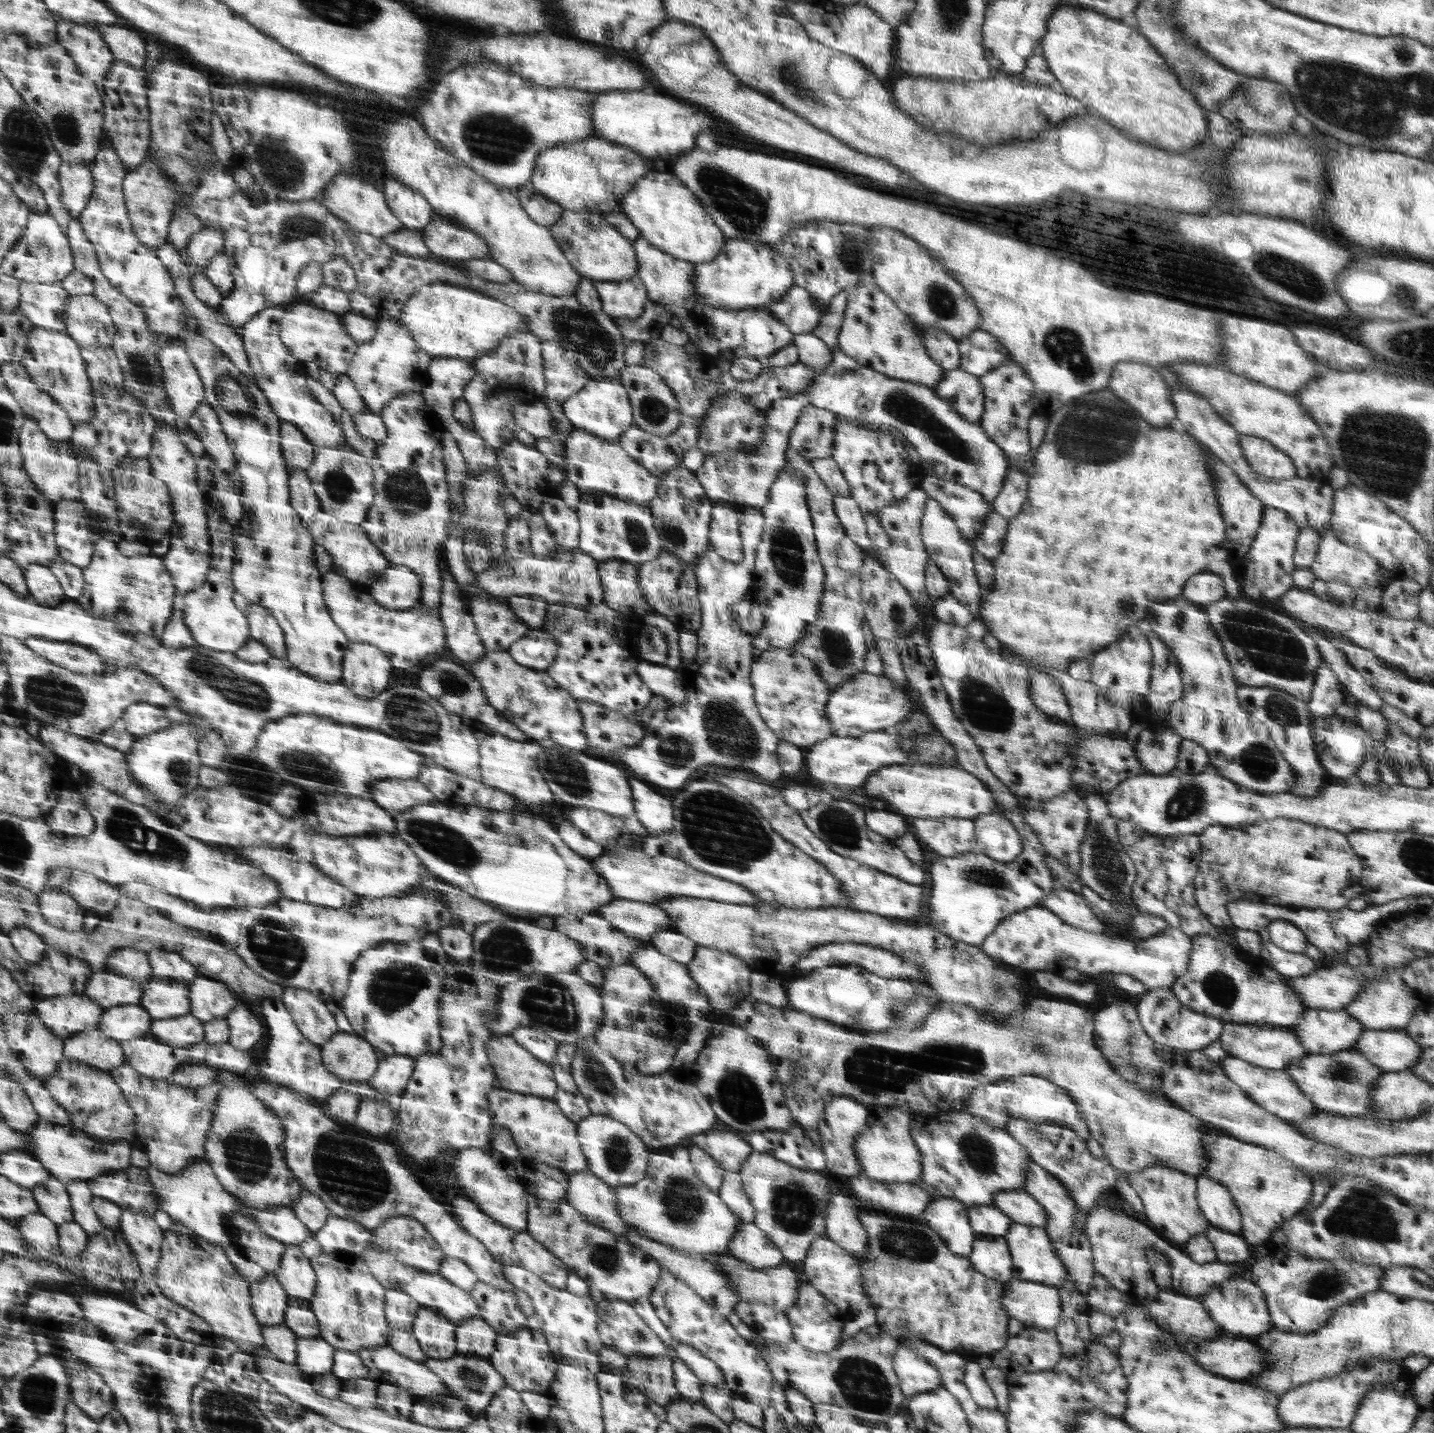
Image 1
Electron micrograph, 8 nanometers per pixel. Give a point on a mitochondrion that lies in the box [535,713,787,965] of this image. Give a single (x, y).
(719, 830)

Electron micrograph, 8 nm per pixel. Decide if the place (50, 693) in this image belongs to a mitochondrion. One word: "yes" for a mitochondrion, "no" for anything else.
yes

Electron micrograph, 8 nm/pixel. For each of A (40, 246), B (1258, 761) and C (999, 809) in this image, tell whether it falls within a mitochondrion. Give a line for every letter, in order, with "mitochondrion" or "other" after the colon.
A: mitochondrion
B: mitochondrion
C: other

